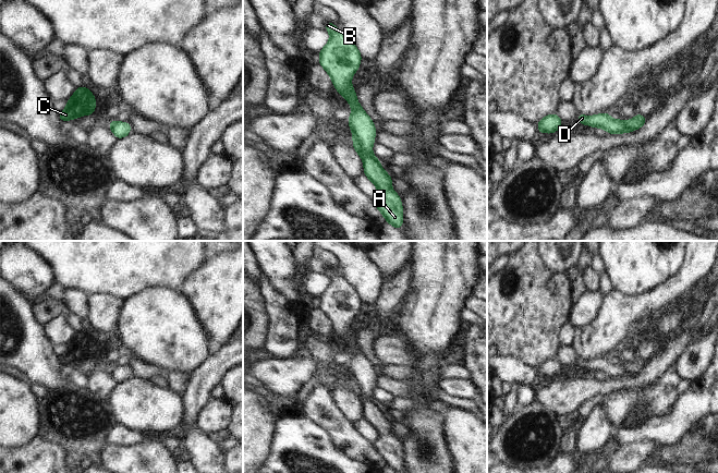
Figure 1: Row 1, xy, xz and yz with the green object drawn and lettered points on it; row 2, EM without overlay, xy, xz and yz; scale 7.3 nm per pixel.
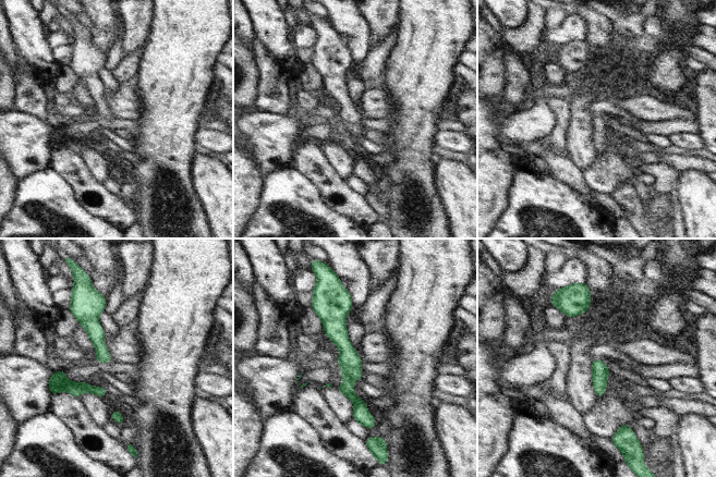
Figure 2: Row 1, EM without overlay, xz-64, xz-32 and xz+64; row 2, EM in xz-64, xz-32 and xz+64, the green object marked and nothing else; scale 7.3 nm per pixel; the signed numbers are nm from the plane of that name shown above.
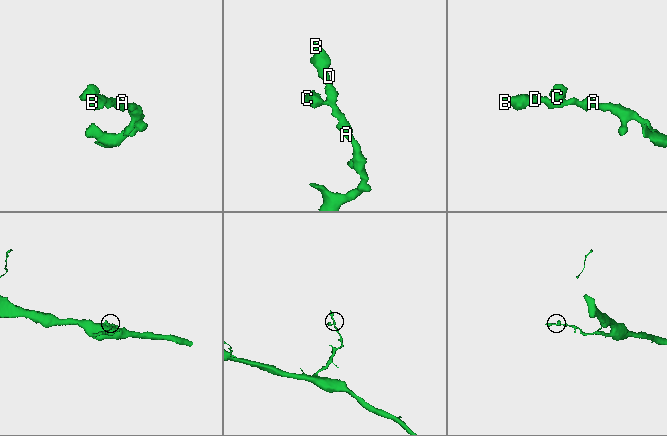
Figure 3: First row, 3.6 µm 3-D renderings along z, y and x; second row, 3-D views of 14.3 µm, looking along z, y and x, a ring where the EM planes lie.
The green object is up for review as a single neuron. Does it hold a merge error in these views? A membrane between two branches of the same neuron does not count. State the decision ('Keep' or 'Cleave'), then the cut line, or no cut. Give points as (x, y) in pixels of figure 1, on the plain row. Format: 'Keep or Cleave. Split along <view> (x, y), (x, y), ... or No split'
Cleave. Split along xz (353, 381), (358, 386), (362, 400)

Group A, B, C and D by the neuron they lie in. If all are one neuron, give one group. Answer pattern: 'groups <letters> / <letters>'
groups A B D / C

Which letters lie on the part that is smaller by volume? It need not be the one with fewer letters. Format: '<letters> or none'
C

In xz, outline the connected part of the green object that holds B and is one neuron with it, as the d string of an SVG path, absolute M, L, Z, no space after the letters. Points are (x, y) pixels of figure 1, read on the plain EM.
M333 266L326 267L325 274L330 277L330 283L319 295L319 308L330 319L334 332L352 350L349 371L353 383L361 389L364 419L378 433L373 446L389 469L401 473L403 453L400 439L391 433L392 422L382 413L380 405L372 396L377 375L372 363L360 350L356 336L352 332L351 324L354 316L360 313L362 300L345 278L334 271Z

